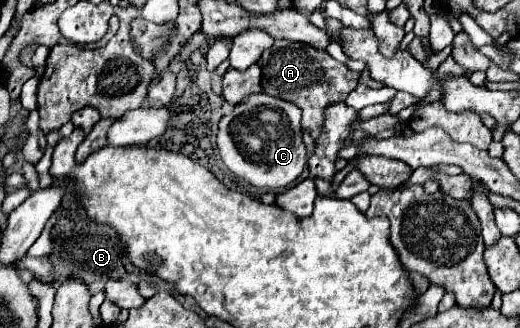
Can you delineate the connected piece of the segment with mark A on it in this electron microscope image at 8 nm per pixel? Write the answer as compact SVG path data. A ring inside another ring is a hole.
M278 39L274 41L272 49L274 53L262 53L260 57L264 93L296 103L302 109L302 127L312 135L312 139L318 139L322 135L324 109L344 101L348 93L358 85L360 73L350 71L344 63L330 59L326 51L318 51L312 45Z

